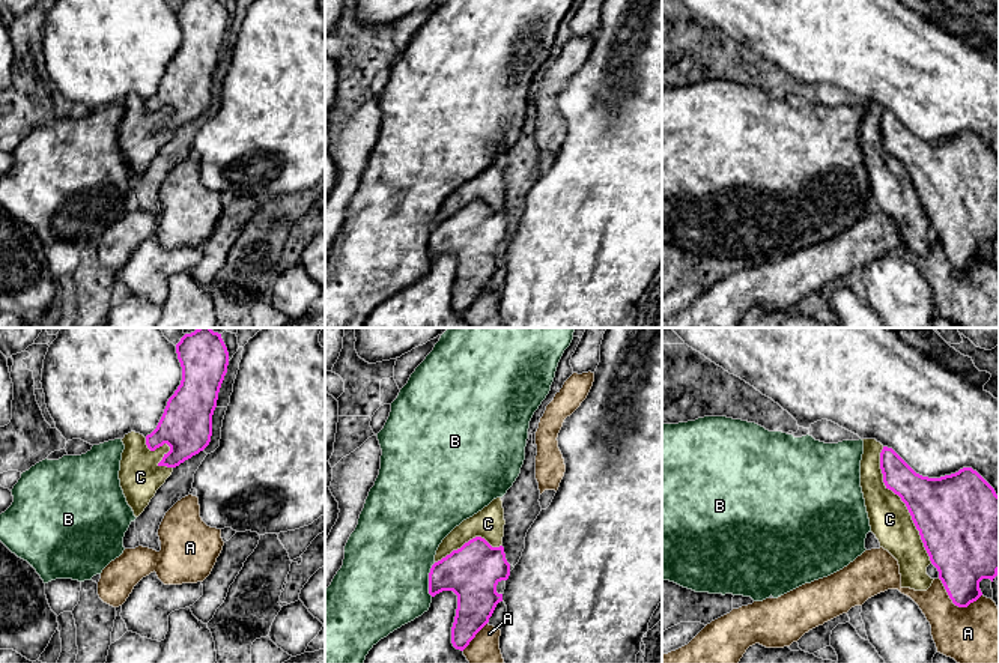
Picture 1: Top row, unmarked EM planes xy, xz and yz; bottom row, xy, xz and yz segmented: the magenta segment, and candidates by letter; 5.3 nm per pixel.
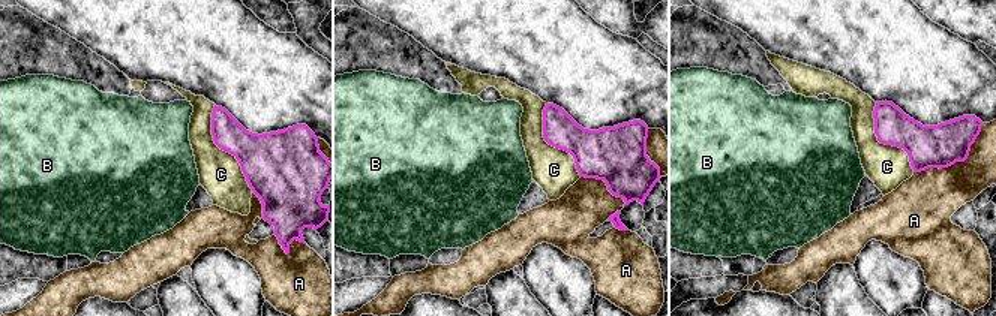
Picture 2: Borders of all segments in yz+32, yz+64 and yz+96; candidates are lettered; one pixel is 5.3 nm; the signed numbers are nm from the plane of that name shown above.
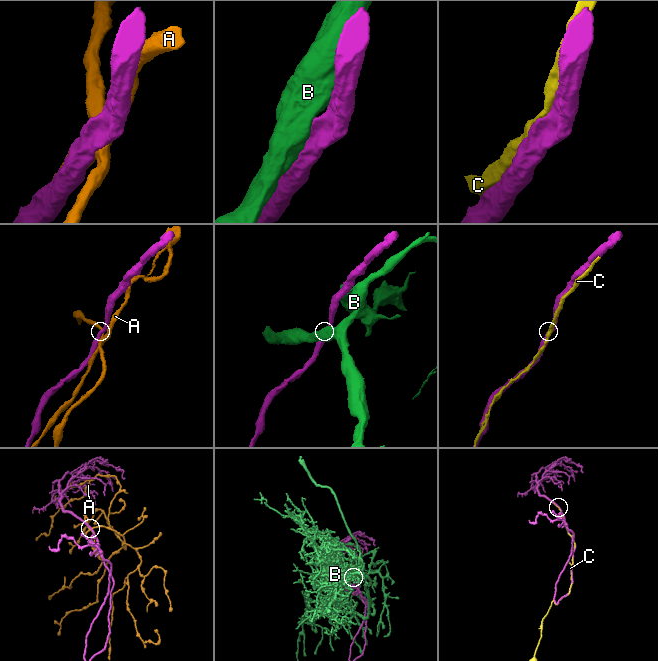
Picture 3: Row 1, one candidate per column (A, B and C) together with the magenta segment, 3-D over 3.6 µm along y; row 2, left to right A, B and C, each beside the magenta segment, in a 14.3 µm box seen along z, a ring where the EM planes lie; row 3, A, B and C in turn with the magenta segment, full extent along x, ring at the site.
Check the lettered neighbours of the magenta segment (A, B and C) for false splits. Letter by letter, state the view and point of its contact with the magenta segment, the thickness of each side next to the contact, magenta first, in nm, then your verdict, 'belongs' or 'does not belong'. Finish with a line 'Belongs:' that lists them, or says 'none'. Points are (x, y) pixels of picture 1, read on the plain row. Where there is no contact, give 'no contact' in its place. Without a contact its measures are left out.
A: contact yz (956, 268); calibres 300 and 380 nm; does not belong
B: contact xz (429, 242); calibres 300 and 480 nm; does not belong
C: contact yz (904, 166); calibres 380 and 220 nm; belongs
Belongs: C

